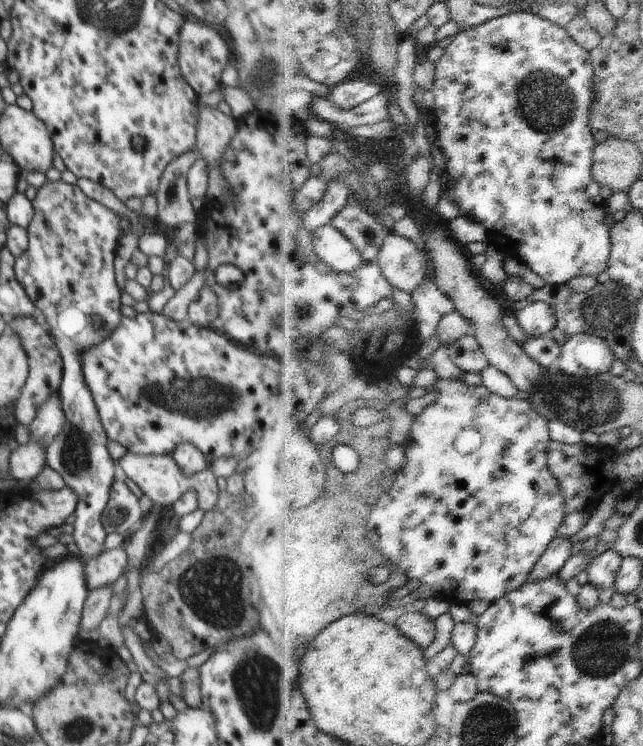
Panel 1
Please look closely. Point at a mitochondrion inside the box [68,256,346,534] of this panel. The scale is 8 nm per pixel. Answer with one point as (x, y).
(199, 399)

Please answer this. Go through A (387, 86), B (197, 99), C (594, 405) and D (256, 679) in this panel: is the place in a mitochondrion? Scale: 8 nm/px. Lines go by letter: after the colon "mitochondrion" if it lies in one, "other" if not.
A: other
B: other
C: mitochondrion
D: mitochondrion

